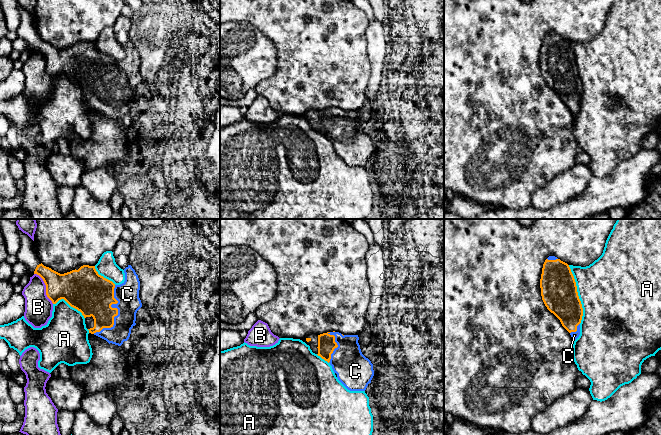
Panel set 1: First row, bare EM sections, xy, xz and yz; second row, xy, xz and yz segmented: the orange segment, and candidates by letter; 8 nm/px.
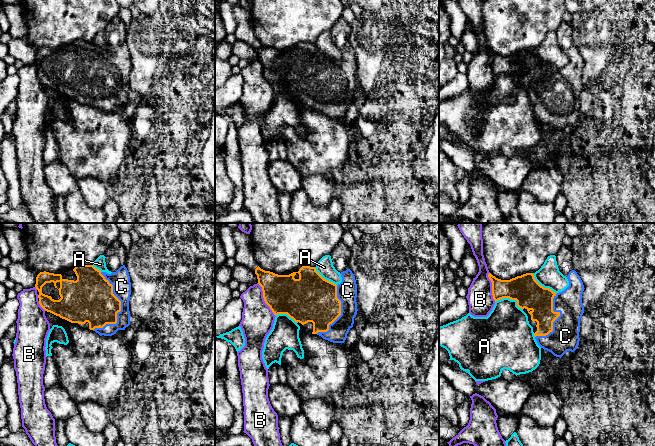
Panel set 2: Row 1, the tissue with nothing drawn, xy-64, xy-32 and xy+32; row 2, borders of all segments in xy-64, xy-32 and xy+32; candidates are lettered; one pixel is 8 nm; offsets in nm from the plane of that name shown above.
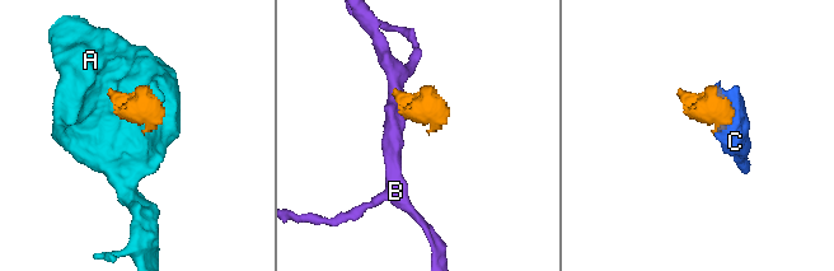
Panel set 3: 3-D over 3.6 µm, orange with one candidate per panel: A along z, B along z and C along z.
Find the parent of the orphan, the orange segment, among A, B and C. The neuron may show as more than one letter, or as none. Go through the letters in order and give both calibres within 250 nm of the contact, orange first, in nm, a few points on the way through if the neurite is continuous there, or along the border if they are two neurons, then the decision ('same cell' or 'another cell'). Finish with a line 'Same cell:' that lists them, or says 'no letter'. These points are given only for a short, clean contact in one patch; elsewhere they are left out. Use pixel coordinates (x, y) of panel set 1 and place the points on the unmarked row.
A: 280/480 nm | another cell
B: 280/220 nm | along xy (34, 49), (42, 55), (45, 61), (45, 70), (53, 79) | another cell
C: 340/190 nm | same cell
Same cell: C

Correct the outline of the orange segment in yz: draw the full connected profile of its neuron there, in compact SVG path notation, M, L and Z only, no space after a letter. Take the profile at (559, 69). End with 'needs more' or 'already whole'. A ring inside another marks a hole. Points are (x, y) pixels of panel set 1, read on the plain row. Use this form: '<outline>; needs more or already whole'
M549 32L543 40L540 64L545 82L560 96L562 102L570 109L573 117L575 117L580 111L583 84L569 41L555 32Z; needs more

